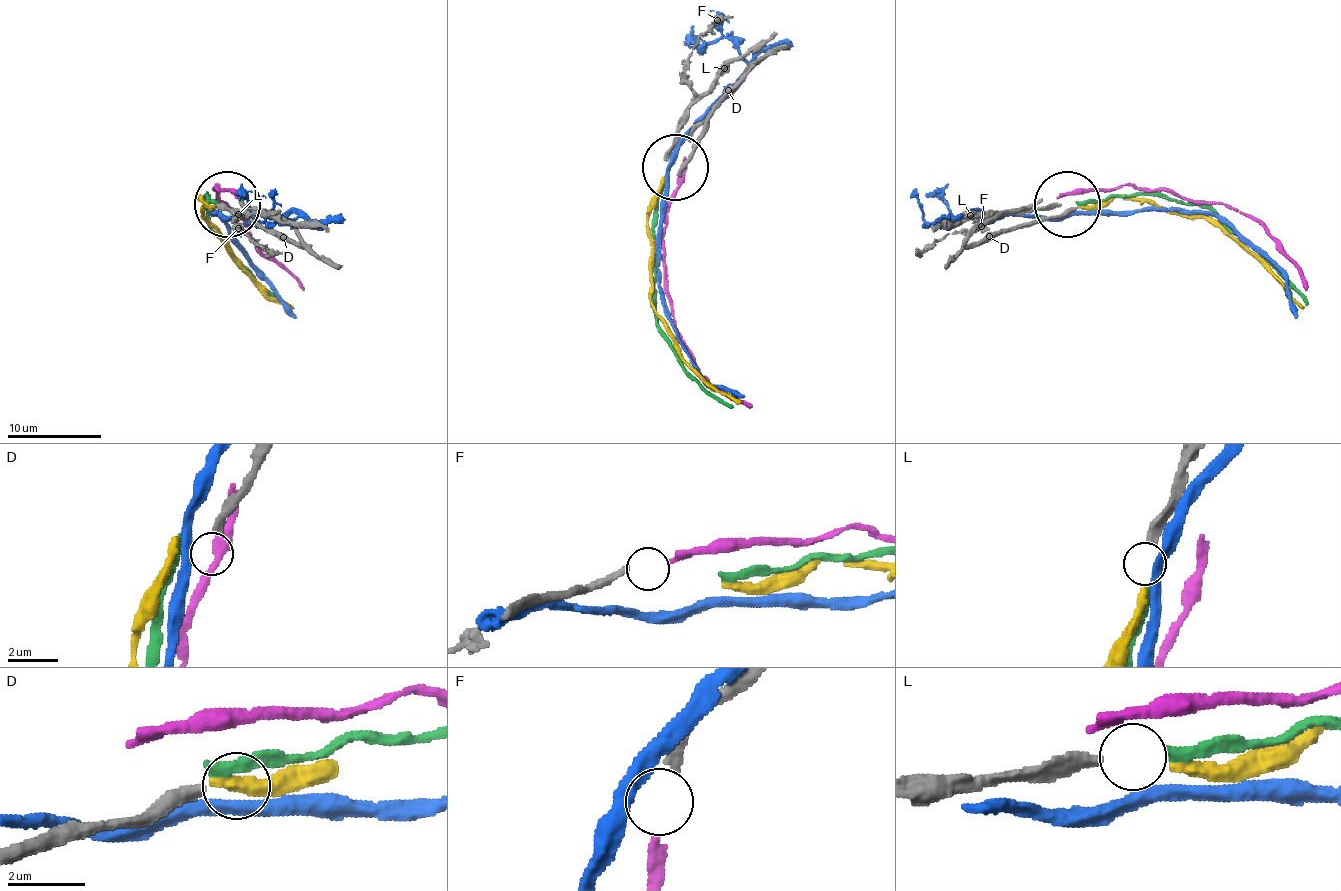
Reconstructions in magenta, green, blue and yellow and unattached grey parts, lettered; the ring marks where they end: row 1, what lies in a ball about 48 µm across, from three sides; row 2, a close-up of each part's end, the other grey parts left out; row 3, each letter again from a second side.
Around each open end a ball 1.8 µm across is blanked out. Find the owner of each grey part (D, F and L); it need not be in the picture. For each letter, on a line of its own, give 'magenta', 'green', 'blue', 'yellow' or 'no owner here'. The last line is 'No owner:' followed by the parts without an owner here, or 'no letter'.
D: no owner here
F: magenta
L: yellow
No owner: D

